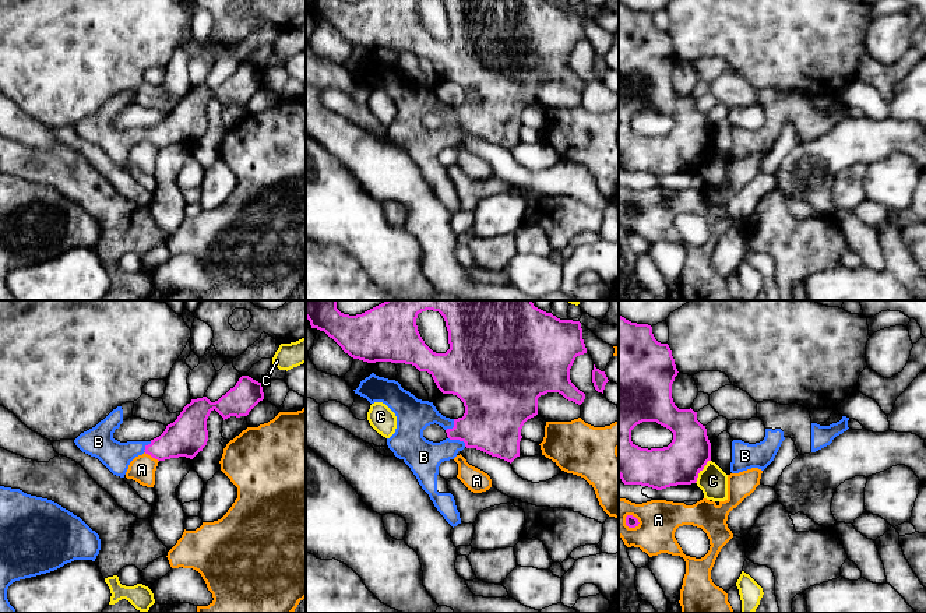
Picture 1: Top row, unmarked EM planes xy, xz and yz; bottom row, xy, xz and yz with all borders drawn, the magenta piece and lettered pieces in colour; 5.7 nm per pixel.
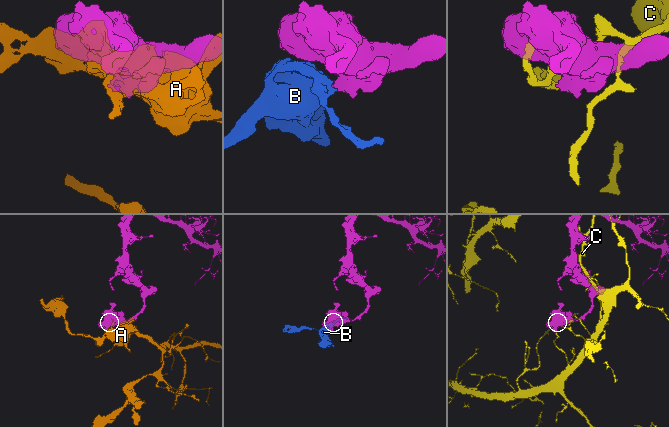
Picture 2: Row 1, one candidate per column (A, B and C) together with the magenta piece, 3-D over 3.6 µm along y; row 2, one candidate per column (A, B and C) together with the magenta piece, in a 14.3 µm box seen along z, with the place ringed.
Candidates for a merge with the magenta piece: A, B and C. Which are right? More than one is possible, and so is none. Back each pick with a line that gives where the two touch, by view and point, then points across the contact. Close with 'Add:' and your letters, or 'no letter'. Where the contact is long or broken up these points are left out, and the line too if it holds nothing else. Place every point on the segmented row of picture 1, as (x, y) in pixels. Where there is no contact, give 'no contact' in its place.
B: meets magenta in xz at (458, 439); runs through xz (495, 415), (458, 439), (449, 448), (423, 457)
Add: B

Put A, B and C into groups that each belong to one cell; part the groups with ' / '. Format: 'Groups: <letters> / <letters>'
Groups: A / B / C

